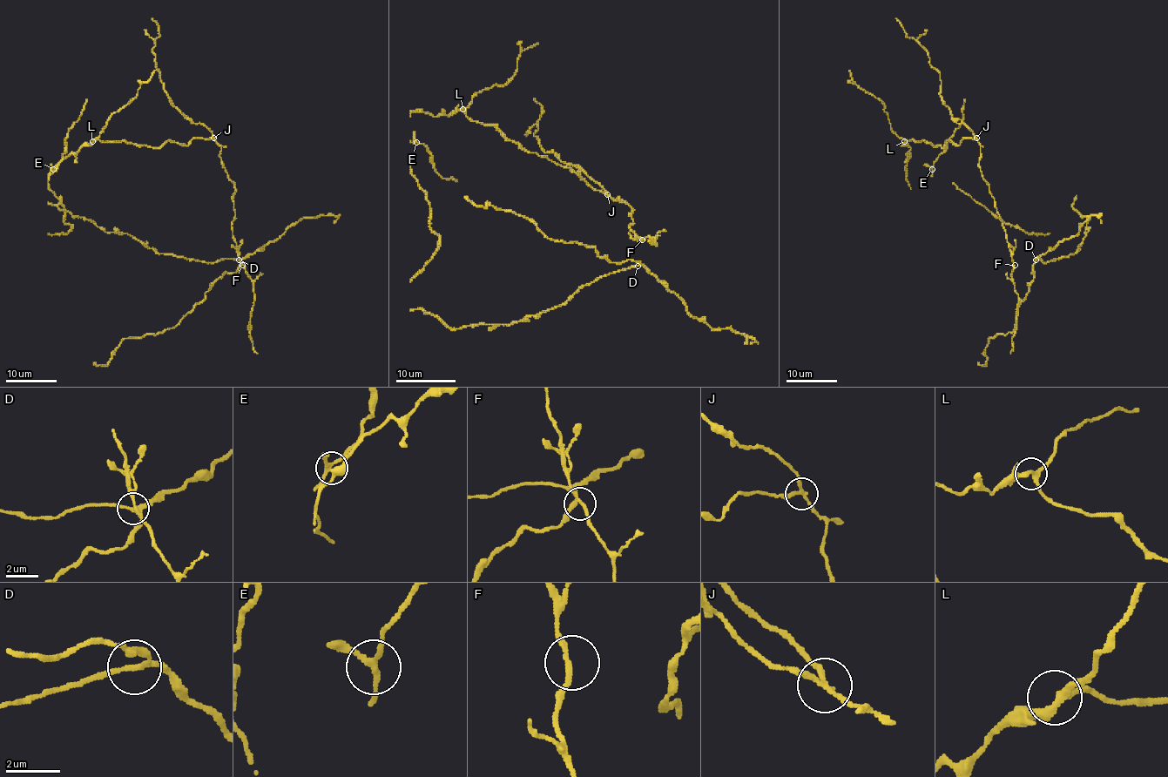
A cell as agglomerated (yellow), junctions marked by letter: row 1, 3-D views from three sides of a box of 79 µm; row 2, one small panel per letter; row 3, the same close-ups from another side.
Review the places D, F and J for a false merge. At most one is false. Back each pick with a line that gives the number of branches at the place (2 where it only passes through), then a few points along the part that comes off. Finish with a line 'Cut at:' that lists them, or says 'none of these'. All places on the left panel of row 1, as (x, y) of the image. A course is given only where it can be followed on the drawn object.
J: 3 branches meet
Cut at: J

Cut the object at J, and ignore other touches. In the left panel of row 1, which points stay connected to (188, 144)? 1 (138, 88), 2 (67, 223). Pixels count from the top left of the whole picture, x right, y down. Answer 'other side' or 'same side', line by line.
1: same side
2: same side

